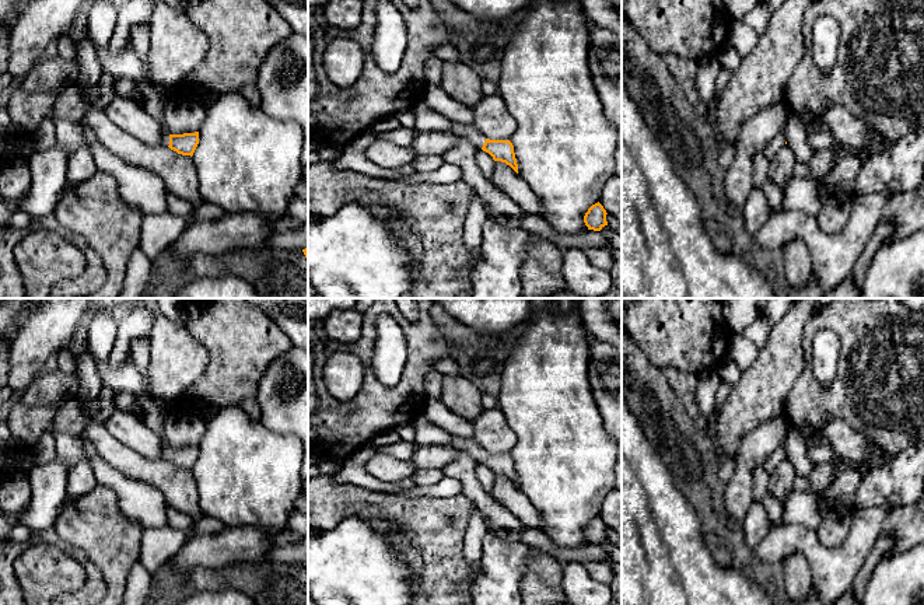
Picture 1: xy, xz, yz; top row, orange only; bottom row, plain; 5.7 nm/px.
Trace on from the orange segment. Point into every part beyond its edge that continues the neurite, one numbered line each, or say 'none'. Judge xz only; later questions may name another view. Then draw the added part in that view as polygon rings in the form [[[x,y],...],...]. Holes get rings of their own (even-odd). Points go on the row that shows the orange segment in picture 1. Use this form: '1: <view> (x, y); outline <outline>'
1: xz (468, 132); outline [[[451,122],[451,132],[455,136],[469,140],[477,150],[482,150],[486,139],[472,126]]]

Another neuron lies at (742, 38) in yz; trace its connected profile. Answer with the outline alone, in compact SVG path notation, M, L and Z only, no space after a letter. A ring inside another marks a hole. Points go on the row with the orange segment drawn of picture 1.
M731 21L727 42L743 57L752 52L759 35L742 21Z

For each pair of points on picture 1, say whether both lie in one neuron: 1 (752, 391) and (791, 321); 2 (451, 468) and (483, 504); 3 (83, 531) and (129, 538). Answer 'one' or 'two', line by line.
1: one
2: one
3: one

